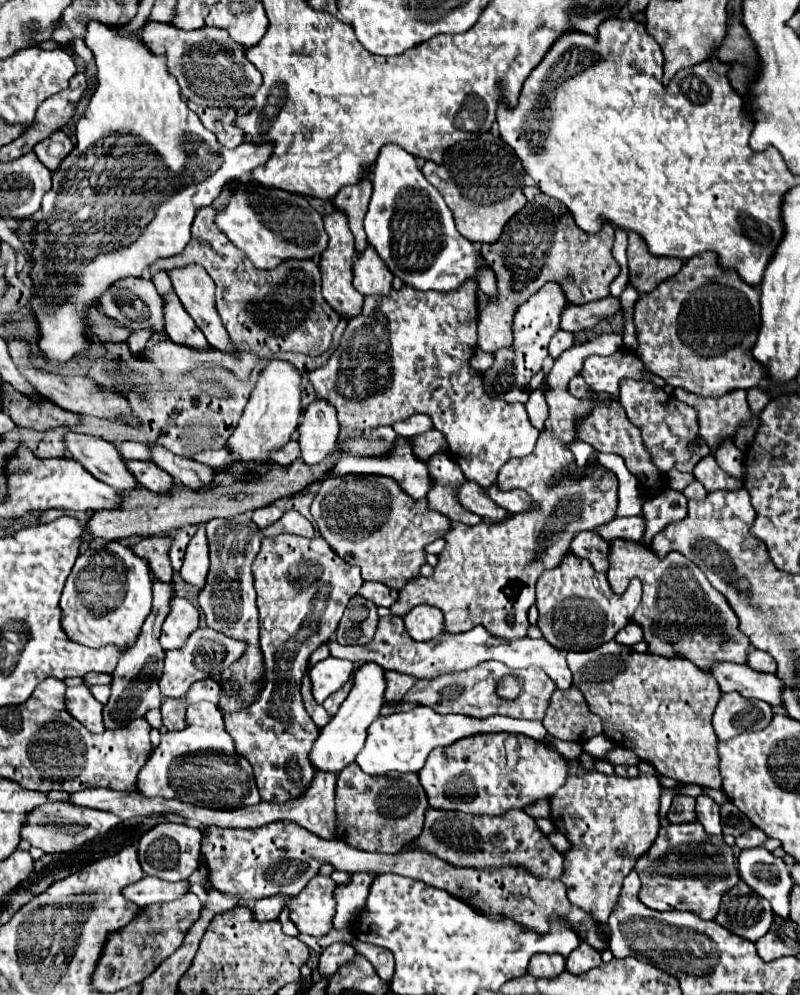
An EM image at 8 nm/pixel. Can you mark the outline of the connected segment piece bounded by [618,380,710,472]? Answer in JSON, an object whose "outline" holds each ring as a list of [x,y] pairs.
{"outline":[[[622,380],[620,404],[626,410],[628,420],[640,428],[642,440],[646,440],[646,450],[654,460],[654,466],[662,472],[680,470],[692,472],[700,458],[710,454],[710,448],[698,434],[698,416],[696,410],[678,402],[674,396],[668,396],[662,388],[654,386],[648,380]]]}

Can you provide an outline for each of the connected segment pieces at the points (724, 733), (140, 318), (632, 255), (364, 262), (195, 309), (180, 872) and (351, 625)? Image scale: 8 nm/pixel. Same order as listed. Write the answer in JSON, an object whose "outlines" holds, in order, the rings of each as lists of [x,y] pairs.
{"outlines":[[[[738,692],[724,694],[714,712],[714,730],[720,740],[730,740],[742,732],[756,732],[770,724],[774,710],[760,700],[744,698]]],[[[126,278],[112,284],[100,296],[100,310],[134,330],[152,326],[154,332],[160,332],[164,326],[162,298],[154,284],[144,278]]],[[[628,232],[628,268],[630,282],[638,292],[652,292],[662,280],[674,276],[684,266],[684,260],[674,260],[666,256],[650,256],[646,252],[644,240],[636,232]]],[[[366,246],[364,252],[356,256],[352,264],[352,272],[354,272],[354,288],[360,294],[384,296],[390,292],[390,284],[394,276],[386,268],[386,264],[382,264],[382,258],[378,256],[378,252],[374,252],[374,248]]],[[[188,264],[186,268],[174,268],[168,272],[174,292],[178,294],[182,306],[192,316],[196,326],[204,332],[210,346],[232,352],[230,342],[214,304],[214,280],[204,272],[202,266]]],[[[172,822],[158,824],[140,838],[138,844],[140,866],[148,876],[156,876],[168,882],[188,880],[190,874],[196,872],[200,864],[200,844],[202,844],[200,828],[192,828],[186,824],[172,824]]],[[[352,596],[350,604],[338,624],[336,636],[340,644],[366,644],[372,640],[378,626],[378,608],[374,602]]]]}

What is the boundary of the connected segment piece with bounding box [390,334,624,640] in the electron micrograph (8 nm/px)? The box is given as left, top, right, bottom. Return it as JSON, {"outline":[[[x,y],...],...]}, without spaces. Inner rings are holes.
{"outline":[[[602,334],[594,342],[575,344],[554,360],[552,369],[546,375],[546,384],[548,384],[546,400],[550,406],[550,416],[548,416],[548,422],[544,424],[544,428],[540,430],[538,444],[530,456],[524,456],[522,460],[508,460],[508,464],[502,466],[498,472],[498,486],[502,490],[512,490],[512,488],[526,490],[536,504],[534,510],[522,512],[508,522],[489,523],[483,520],[474,526],[452,522],[450,532],[444,536],[448,544],[440,554],[440,564],[434,568],[434,574],[430,578],[418,576],[416,580],[410,580],[410,584],[406,584],[400,590],[396,604],[390,606],[392,614],[404,616],[404,612],[410,612],[414,606],[428,604],[428,606],[436,606],[444,612],[444,626],[446,626],[446,632],[450,632],[450,634],[468,632],[470,628],[482,624],[488,628],[488,632],[492,632],[498,638],[518,640],[518,638],[526,636],[526,630],[530,626],[528,610],[536,602],[538,576],[542,576],[542,572],[546,572],[550,568],[556,568],[558,562],[564,560],[564,556],[570,552],[570,540],[574,534],[584,532],[584,530],[596,530],[598,526],[608,524],[610,520],[616,518],[616,508],[618,508],[616,474],[602,464],[588,464],[584,470],[590,472],[590,476],[582,476],[582,480],[578,480],[580,466],[576,464],[574,454],[568,452],[568,444],[578,442],[576,422],[582,420],[582,416],[588,416],[594,410],[594,406],[612,400],[612,395],[598,393],[596,398],[578,400],[568,392],[567,387],[571,378],[580,373],[584,360],[588,356],[592,354],[609,356],[623,347],[624,342],[620,334]],[[562,472],[564,472],[564,476],[554,482],[554,476],[562,474]]]}

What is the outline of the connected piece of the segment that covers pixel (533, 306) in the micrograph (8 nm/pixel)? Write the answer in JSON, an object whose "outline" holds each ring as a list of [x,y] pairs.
{"outline":[[[554,282],[544,284],[534,296],[530,296],[530,300],[518,306],[518,312],[514,314],[514,344],[510,348],[500,348],[494,354],[492,368],[482,374],[488,396],[522,404],[528,400],[528,382],[542,368],[542,360],[548,356],[550,338],[560,330],[560,318],[566,306],[566,294],[562,286]]]}

